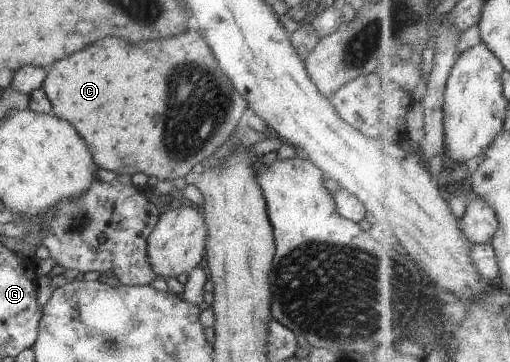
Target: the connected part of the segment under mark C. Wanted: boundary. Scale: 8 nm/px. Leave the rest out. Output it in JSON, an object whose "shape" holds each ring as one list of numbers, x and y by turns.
{"shape":[[193,25,189,26,187,30,180,34,172,35,168,38,153,40,148,45,137,45,131,47,127,41,123,39,115,39,115,37,105,37,95,41,93,45,85,46,83,49,74,51,68,56,62,57,60,60,54,61,51,67,47,70,45,79,41,82,40,88,47,96,51,104,52,115,59,119,70,123,77,132,77,135,83,139,87,144,92,155,93,163,101,169,112,171,116,174,127,173,133,175,141,172,145,175,156,177,158,181,167,180,168,182,177,179,177,177,184,177,189,173,189,170,195,165,203,161,205,158,215,153,215,149,220,147,225,141,233,136,233,129,239,121,239,117,243,110,248,107,247,102,244,101,243,96,239,95,238,91,232,86,231,80,221,71,214,55,211,53,207,42,202,38,197,28]]}

